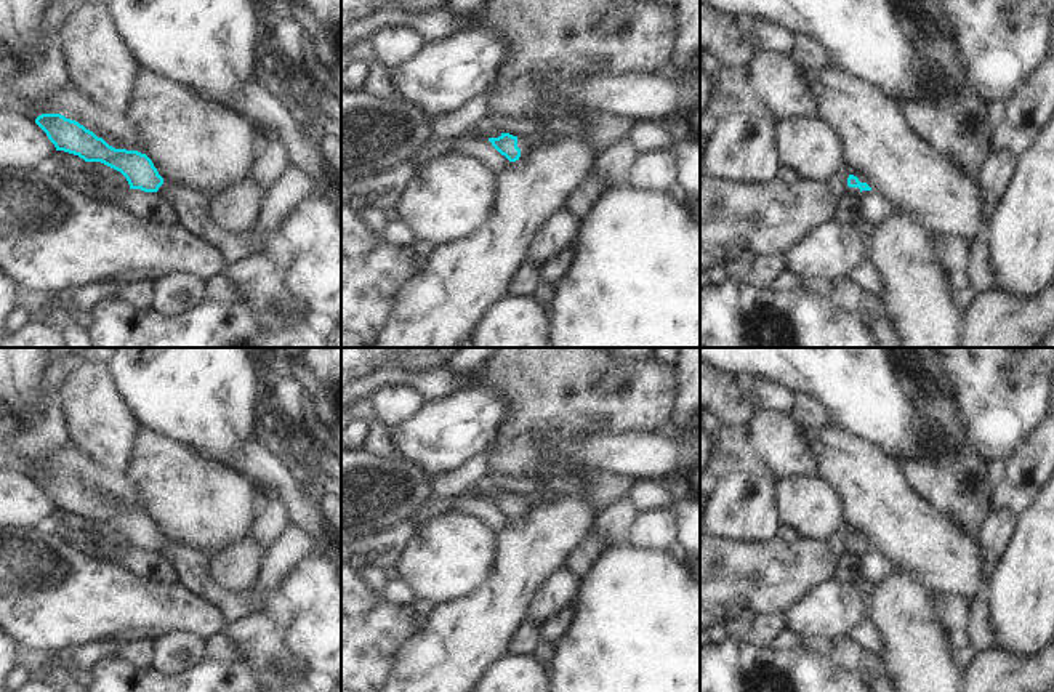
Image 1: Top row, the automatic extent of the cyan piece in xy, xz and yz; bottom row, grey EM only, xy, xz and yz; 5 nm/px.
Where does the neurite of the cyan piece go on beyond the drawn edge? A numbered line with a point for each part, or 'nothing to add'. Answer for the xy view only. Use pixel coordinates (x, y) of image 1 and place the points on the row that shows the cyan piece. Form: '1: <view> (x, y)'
1: xy (305, 247)

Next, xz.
1: xz (534, 140)

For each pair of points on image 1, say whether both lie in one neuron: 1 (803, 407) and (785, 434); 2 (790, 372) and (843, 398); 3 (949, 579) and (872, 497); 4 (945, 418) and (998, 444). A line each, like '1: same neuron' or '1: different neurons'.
1: different neurons
2: same neuron
3: same neuron
4: different neurons

